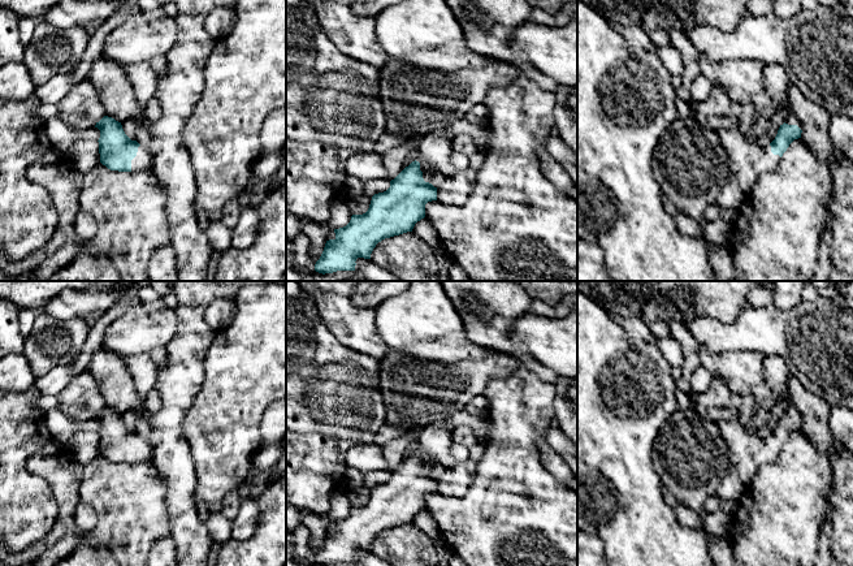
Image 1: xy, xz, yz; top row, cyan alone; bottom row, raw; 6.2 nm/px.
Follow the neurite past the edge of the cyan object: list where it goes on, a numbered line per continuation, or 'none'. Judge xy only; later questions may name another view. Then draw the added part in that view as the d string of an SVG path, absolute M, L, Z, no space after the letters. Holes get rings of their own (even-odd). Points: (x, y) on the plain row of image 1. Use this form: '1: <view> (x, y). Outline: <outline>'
1: xy (143, 452). Outline: M138 438L137 448L131 451L131 463L150 462L153 459L153 449L147 440Z

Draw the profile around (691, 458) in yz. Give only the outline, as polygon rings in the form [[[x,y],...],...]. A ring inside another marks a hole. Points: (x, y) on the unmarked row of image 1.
[[[676,410],[661,427],[651,453],[654,468],[662,485],[667,487],[680,505],[702,514],[706,501],[716,496],[720,479],[729,470],[729,455],[716,423],[696,419],[689,422]]]

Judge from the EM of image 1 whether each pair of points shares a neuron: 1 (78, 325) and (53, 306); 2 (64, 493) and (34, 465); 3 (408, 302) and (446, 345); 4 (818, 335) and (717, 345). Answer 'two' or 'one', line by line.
1: two
2: one
3: one
4: one

